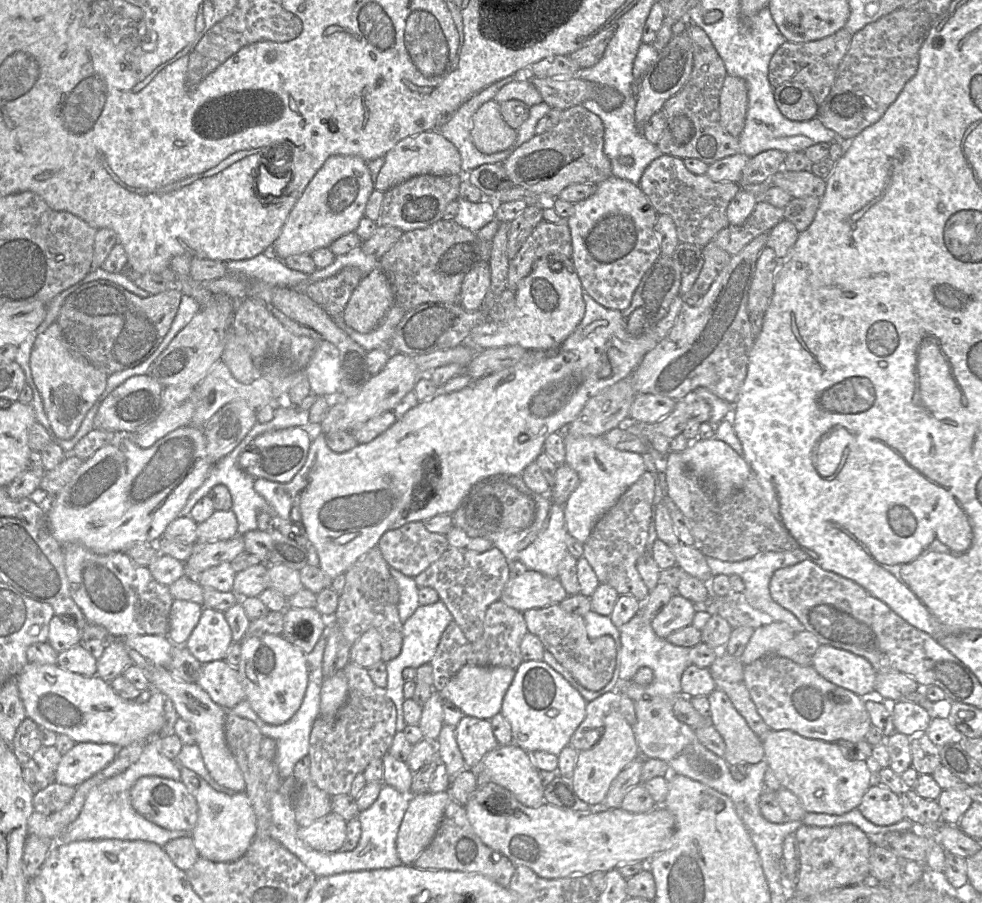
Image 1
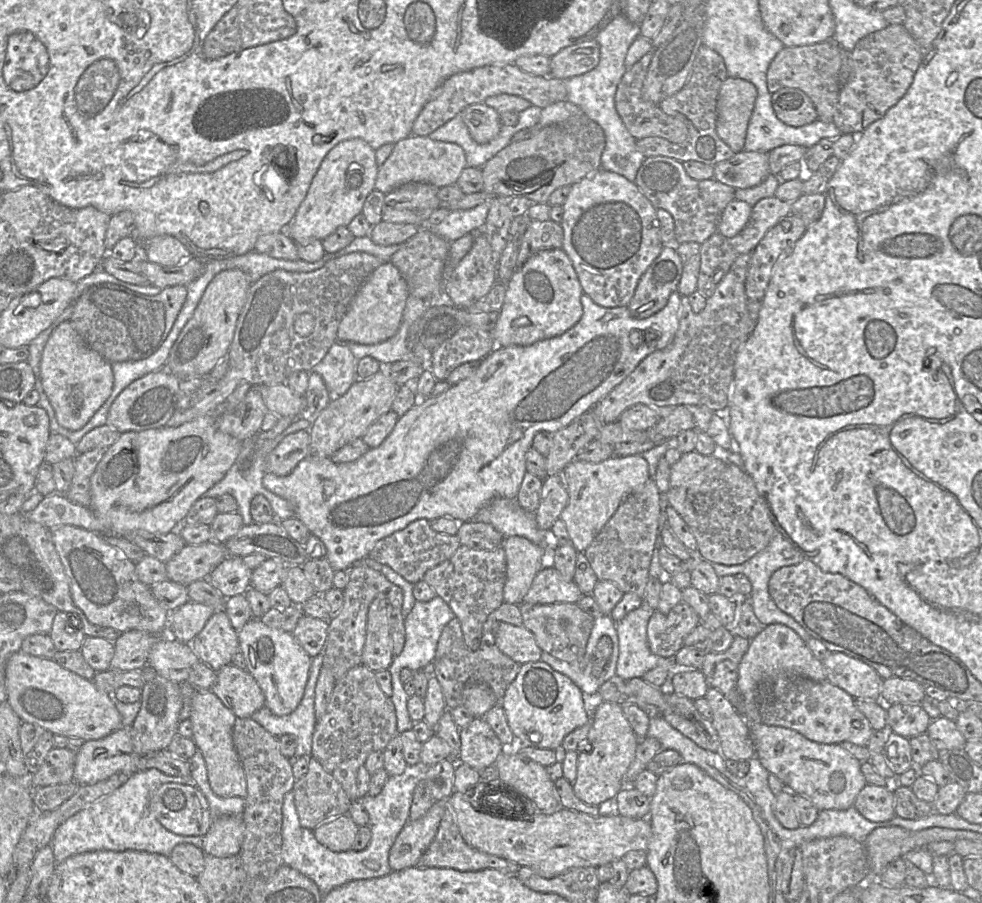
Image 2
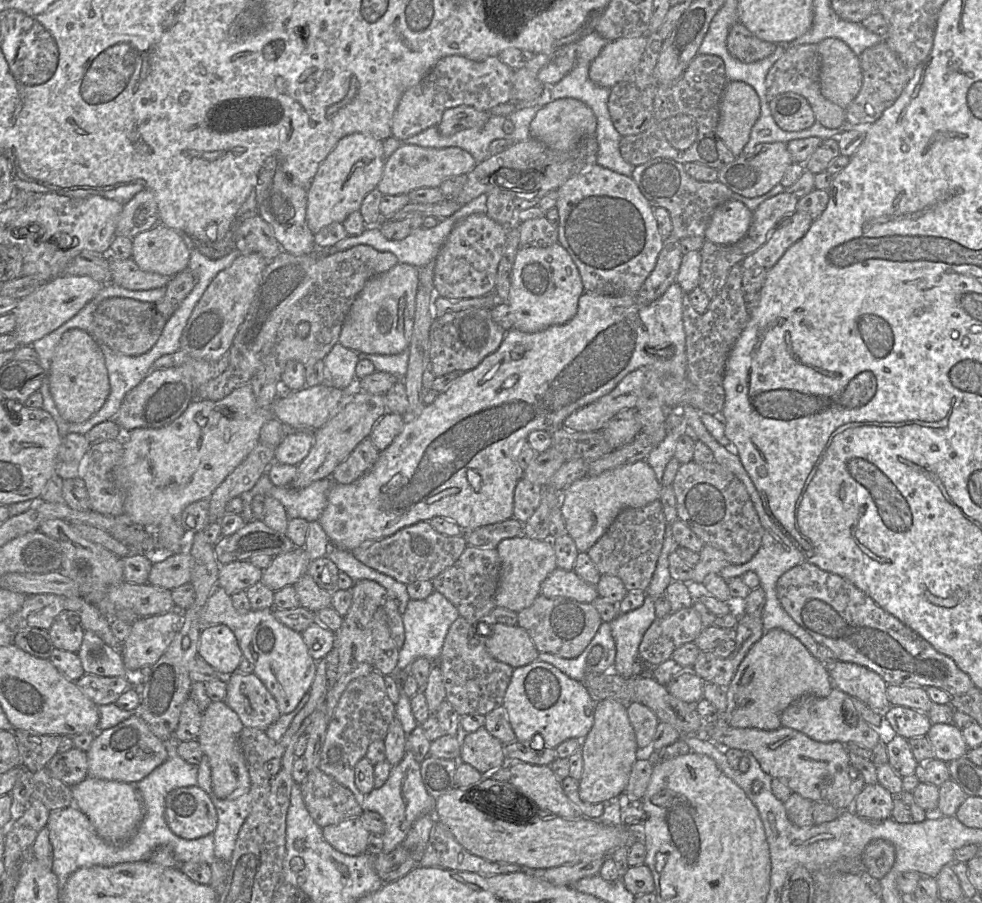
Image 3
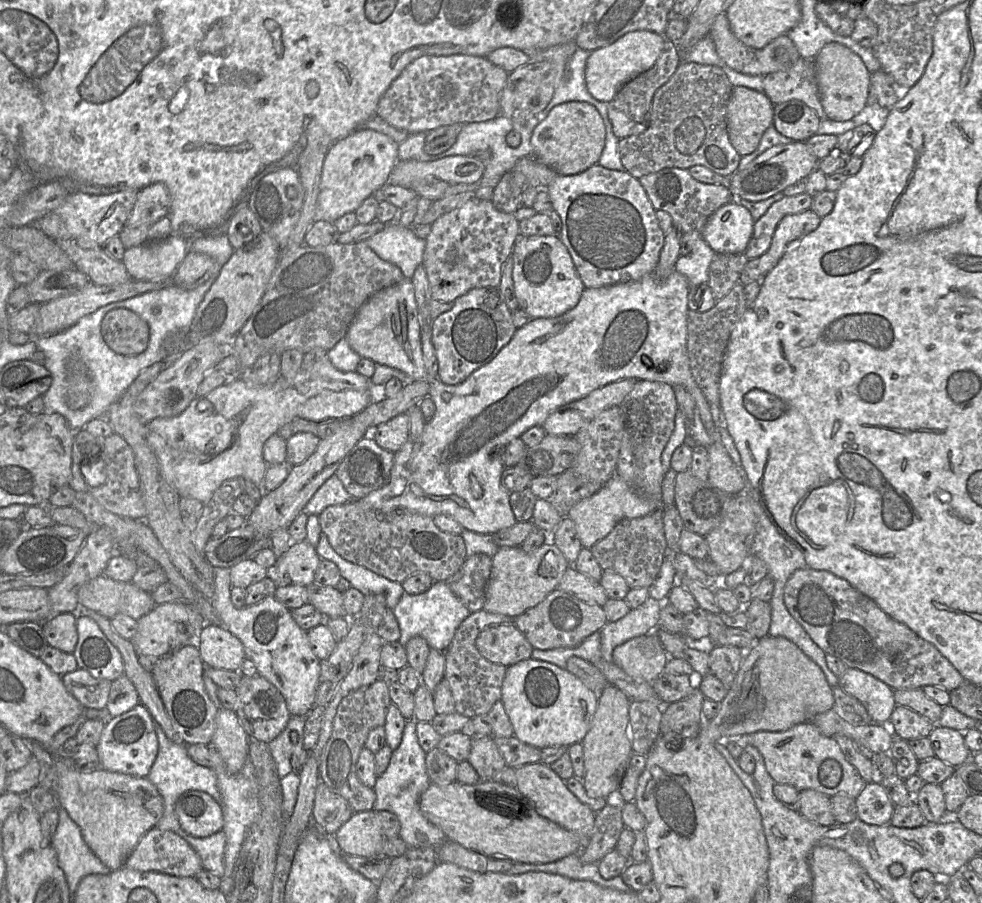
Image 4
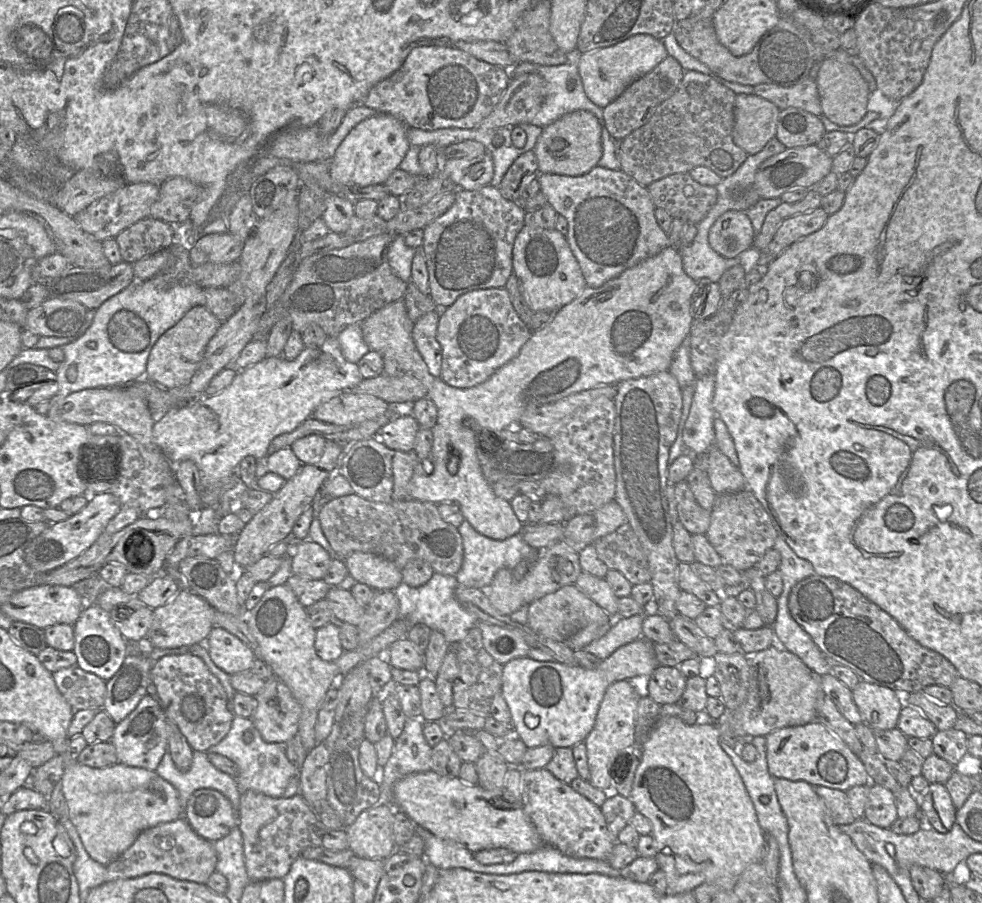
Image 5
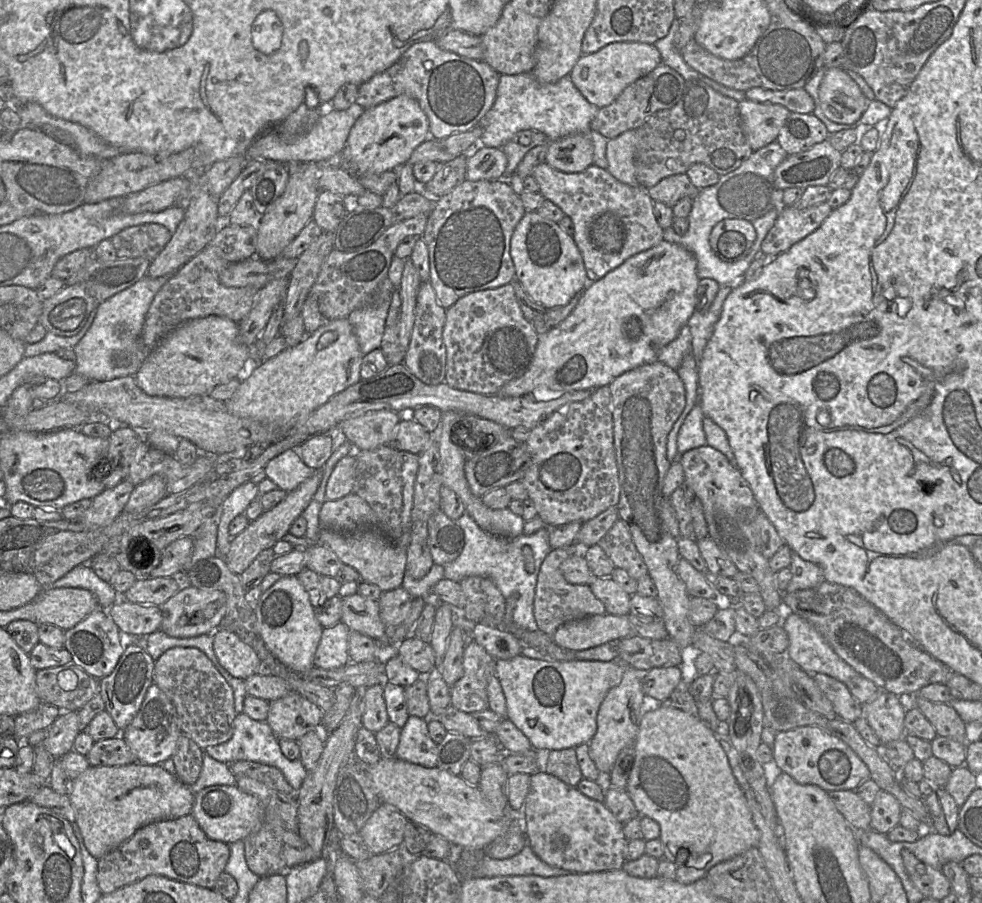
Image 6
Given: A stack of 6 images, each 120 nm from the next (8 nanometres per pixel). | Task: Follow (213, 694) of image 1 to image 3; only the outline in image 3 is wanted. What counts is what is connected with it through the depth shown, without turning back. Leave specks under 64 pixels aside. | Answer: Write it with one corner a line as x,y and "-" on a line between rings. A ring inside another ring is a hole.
236,671
229,675
224,702
239,716
244,727
266,731
281,715
275,698
254,673
243,674

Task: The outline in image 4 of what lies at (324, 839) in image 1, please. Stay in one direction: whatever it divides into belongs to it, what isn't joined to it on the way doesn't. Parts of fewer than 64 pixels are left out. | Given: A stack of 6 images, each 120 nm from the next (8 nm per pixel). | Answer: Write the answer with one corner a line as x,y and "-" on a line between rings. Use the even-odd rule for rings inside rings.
377,811
356,812
334,834
334,843
343,855
382,855
385,837

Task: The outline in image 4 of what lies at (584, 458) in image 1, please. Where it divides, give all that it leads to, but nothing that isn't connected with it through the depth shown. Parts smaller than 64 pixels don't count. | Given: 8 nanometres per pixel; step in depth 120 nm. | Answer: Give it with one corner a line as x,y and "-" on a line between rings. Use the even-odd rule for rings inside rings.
613,475
596,493
577,502
567,517
574,522
582,547
590,549
604,539
620,521
640,518
660,508
662,506
658,502
640,497
618,475

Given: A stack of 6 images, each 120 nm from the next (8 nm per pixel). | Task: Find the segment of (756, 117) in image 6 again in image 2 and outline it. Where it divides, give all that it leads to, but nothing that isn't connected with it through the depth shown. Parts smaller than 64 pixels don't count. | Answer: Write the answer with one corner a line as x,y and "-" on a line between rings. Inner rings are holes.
727,77
720,87
716,132
735,153
744,150
748,123
756,98
756,87
742,78

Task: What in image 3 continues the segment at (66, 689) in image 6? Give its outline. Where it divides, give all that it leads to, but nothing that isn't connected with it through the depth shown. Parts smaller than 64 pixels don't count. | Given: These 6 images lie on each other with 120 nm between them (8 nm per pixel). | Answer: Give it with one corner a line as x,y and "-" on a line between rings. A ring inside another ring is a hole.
85,673
75,683
80,691
97,706
115,703
124,691
133,687
128,674
126,676
101,677

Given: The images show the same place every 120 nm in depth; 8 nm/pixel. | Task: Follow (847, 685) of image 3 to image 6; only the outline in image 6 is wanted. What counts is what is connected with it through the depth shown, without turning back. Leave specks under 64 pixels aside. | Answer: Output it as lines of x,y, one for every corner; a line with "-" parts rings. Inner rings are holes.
880,691
873,701
862,706
863,716
882,745
904,737
905,713
899,697
887,691

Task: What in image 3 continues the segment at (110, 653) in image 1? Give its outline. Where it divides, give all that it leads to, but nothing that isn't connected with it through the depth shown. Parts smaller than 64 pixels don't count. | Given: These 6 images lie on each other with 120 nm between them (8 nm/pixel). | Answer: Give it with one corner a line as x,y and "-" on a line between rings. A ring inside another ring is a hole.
176,608
164,614
136,619
121,646
127,672
151,667
168,648
182,624
183,612

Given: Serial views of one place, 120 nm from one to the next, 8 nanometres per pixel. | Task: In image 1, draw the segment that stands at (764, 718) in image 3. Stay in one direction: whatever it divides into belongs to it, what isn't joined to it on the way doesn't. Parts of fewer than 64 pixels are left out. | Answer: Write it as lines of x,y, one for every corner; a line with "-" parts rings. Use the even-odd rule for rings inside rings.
773,622
755,629
742,656
743,665
749,665
766,655
788,658
802,666
812,664
811,657
802,652
795,641
795,632
784,622

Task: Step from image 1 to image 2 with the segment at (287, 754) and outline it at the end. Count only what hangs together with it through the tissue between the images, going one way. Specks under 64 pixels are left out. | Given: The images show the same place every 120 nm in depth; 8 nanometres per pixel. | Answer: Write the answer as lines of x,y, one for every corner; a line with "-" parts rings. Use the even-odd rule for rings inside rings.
323,651
312,658
309,679
303,698
298,707
290,714
277,716
267,707
257,710
250,718
260,724
273,736
290,734
296,737
295,758
311,757
312,738
316,725
315,689
323,666

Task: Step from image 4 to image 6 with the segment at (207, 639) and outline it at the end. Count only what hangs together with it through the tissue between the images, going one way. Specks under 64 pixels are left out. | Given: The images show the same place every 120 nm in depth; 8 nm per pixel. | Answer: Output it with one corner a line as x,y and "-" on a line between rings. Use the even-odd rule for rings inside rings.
224,627
216,629
213,648
221,666
232,676
245,680
257,674
260,657
234,631

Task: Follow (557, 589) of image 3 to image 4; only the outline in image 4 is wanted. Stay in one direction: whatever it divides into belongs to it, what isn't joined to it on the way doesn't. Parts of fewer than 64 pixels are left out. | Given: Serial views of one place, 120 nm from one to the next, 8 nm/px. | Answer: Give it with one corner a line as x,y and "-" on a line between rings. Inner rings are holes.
573,566
568,567
565,571
558,587
570,595
573,595
588,604
597,604
602,607
608,600
606,592
600,582
585,576

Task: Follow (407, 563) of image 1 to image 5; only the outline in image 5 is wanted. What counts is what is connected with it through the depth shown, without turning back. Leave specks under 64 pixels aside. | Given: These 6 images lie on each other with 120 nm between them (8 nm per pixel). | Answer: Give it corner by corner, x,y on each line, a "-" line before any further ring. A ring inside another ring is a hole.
357,494
329,499
319,508
320,525
337,555
372,553
393,562
399,569
413,559
427,562
434,572
456,576
463,562
463,541
457,527
445,522
437,504
406,498
374,502

